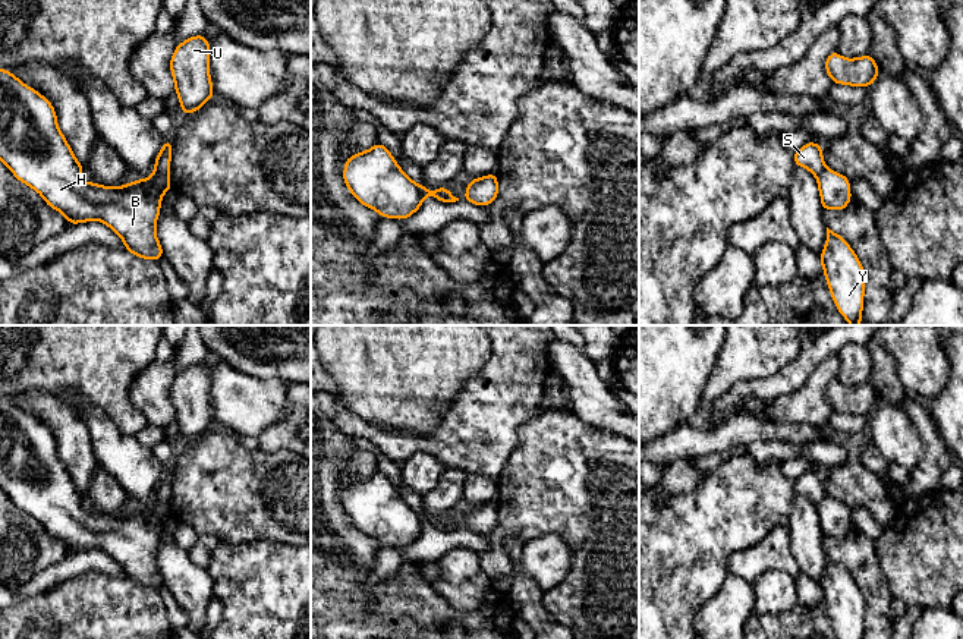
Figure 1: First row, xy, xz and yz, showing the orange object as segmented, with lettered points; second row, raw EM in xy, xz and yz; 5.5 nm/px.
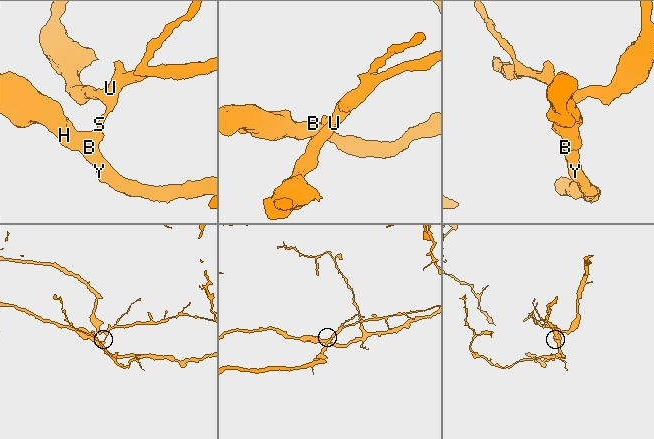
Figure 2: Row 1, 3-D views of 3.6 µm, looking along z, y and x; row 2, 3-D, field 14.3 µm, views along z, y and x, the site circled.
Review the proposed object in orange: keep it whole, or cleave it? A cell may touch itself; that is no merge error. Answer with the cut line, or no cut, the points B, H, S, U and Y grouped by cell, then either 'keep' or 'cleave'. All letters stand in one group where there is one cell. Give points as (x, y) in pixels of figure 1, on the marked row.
cut xy (156, 170), (167, 176); groups B H Y / S U; cleave

